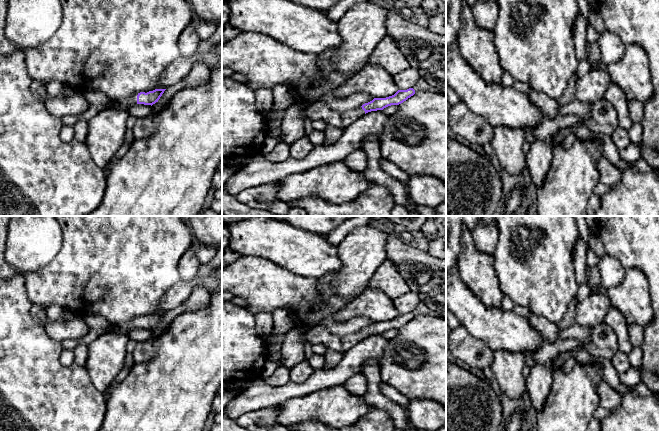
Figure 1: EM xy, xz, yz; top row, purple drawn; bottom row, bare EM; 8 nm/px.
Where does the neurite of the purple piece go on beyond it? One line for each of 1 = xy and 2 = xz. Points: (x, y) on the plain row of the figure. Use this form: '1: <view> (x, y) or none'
1: xy (124, 327)
2: xz (348, 341)

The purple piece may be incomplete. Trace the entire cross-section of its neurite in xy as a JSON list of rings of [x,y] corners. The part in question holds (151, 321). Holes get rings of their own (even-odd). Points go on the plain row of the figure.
[[[155,313],[153,315],[135,317],[128,322],[117,324],[118,331],[127,333],[134,328],[144,328],[152,330],[153,328],[158,326],[165,314],[166,313]]]

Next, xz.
[[[409,312],[407,314],[398,314],[392,320],[386,322],[374,322],[372,325],[365,327],[360,331],[345,335],[341,338],[341,351],[344,353],[350,350],[352,347],[354,347],[356,344],[368,336],[383,334],[384,332],[391,329],[399,329],[414,318],[415,314],[413,312]]]

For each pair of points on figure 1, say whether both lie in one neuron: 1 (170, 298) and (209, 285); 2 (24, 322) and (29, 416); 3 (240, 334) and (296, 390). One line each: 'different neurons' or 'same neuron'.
1: same neuron
2: same neuron
3: different neurons

